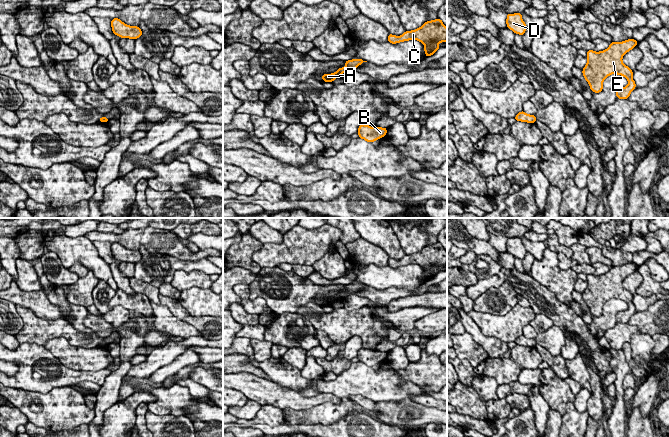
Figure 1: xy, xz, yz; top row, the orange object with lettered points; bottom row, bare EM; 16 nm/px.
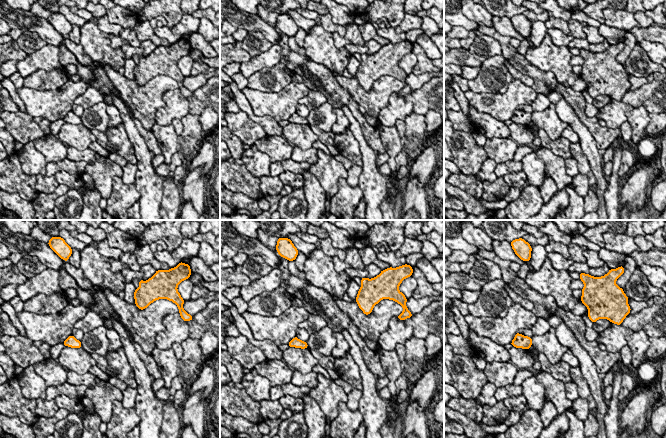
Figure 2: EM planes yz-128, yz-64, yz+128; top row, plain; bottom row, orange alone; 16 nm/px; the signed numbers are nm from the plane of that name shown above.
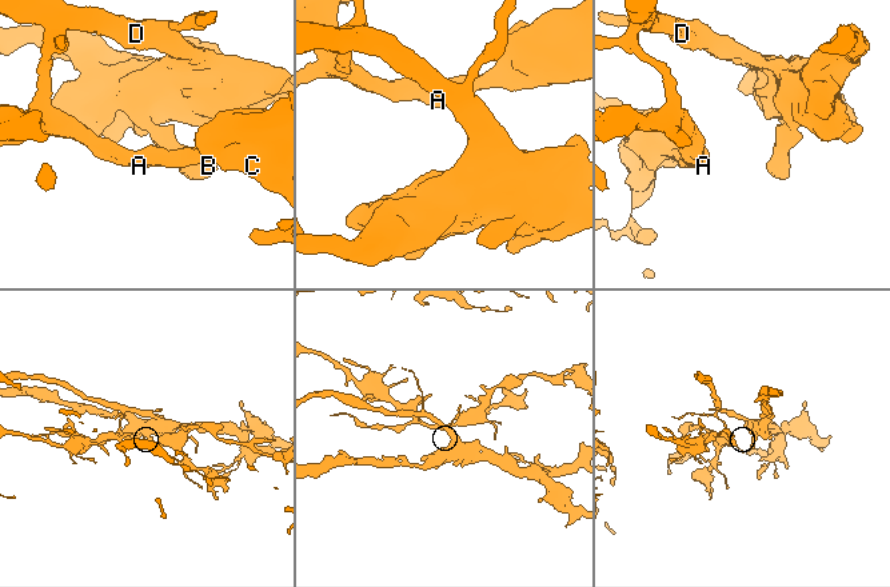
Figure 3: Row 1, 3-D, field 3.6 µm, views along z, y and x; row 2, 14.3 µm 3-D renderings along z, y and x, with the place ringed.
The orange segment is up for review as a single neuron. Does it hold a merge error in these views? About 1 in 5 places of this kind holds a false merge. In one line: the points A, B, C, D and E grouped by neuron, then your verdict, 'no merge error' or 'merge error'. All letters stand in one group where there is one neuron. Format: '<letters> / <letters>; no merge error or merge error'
A B C D E; no merge error

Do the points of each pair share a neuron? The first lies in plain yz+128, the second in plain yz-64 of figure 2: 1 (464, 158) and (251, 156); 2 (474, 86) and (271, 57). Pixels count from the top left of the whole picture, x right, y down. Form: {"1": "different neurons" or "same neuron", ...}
{"1": "different neurons", "2": "different neurons"}

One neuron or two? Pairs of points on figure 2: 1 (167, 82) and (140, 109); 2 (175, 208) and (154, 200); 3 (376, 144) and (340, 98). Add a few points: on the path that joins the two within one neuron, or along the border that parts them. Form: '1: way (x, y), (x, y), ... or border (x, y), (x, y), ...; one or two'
1: way (160, 88), (146, 102); one
2: border (163, 181), (163, 197), (160, 204); two
3: way (370, 132), (352, 106); one

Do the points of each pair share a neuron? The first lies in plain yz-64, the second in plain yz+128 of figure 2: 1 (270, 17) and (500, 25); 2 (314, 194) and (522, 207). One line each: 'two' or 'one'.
1: one
2: two

